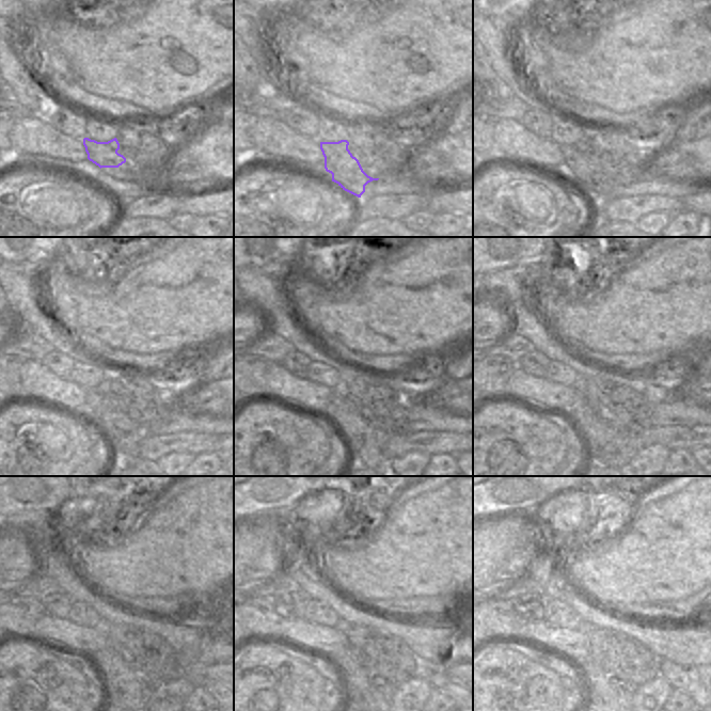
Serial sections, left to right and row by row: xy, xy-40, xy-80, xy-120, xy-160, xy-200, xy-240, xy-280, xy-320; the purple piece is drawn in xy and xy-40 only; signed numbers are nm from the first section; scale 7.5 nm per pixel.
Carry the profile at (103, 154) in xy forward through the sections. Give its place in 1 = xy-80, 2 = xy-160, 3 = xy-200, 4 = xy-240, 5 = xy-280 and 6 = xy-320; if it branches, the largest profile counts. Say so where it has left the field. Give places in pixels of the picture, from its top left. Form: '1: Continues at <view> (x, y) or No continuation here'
1: Continues at xy-80 (598, 186)
2: Continues at xy-160 (367, 443)
3: Continues at xy-200 (605, 445)
4: Continues at xy-240 (126, 688)
5: Continues at xy-280 (366, 690)
6: Continues at xy-320 (605, 693)

